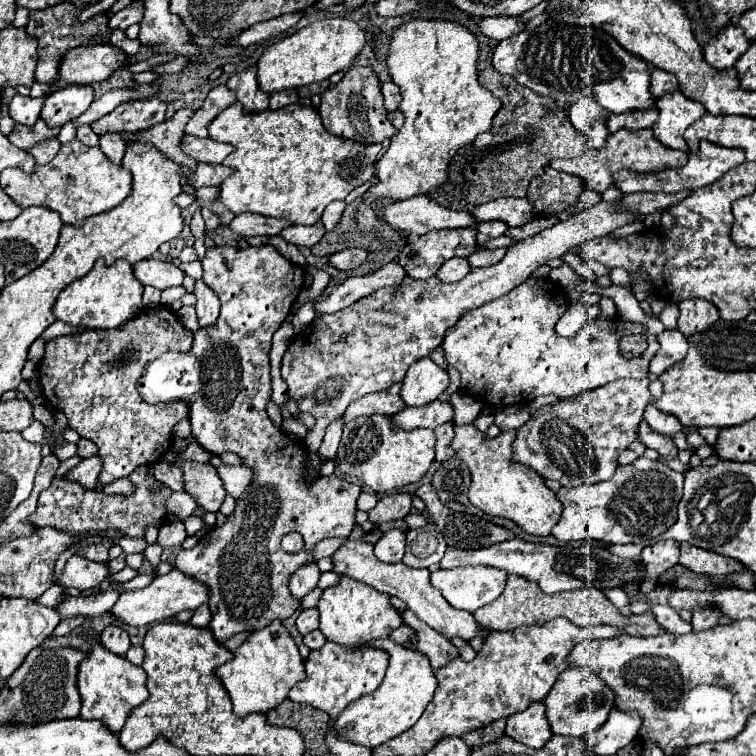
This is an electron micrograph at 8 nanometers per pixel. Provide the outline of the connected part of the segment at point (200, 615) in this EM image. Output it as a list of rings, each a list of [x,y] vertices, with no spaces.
[[[202,604],[202,606],[198,606],[198,608],[194,610],[194,616],[192,616],[190,624],[192,624],[192,626],[196,626],[196,628],[206,628],[206,626],[208,626],[208,622],[210,622],[210,618],[212,618],[212,614],[210,614],[208,606],[206,606],[206,604]]]

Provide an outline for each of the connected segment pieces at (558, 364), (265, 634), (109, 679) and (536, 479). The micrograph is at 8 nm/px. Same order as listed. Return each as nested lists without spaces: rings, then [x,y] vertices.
[[[528,278],[512,292],[488,302],[480,308],[468,310],[460,316],[454,328],[444,336],[444,354],[446,362],[454,366],[462,376],[462,388],[472,390],[484,402],[492,406],[512,406],[530,402],[538,396],[554,394],[558,398],[578,396],[586,390],[594,390],[606,386],[608,382],[620,378],[644,378],[648,376],[648,362],[658,350],[658,342],[654,336],[646,332],[646,326],[638,322],[626,322],[620,318],[602,318],[590,320],[582,330],[576,332],[574,338],[562,338],[554,334],[554,324],[569,307],[569,299],[560,289],[552,284],[552,280],[536,280]]]
[[[274,620],[266,628],[252,632],[238,648],[234,648],[232,660],[216,668],[214,674],[228,690],[228,696],[234,704],[234,714],[246,716],[254,712],[268,712],[286,700],[288,690],[304,678],[304,660],[298,654],[288,630],[280,620]]]
[[[96,642],[92,646],[92,652],[86,656],[86,660],[80,662],[78,690],[82,696],[80,718],[82,720],[100,720],[114,734],[118,734],[122,730],[132,708],[144,704],[148,698],[144,670],[140,666],[130,664],[126,658],[104,650],[100,646],[100,642]]]
[[[474,422],[464,426],[454,426],[452,448],[456,450],[456,456],[464,464],[468,464],[472,474],[468,500],[490,516],[500,516],[516,522],[528,534],[548,536],[552,526],[560,520],[562,506],[556,494],[544,484],[544,480],[534,470],[528,470],[528,466],[512,466],[510,456],[512,456],[514,438],[516,438],[516,430],[504,432],[488,440],[480,430],[476,430]]]

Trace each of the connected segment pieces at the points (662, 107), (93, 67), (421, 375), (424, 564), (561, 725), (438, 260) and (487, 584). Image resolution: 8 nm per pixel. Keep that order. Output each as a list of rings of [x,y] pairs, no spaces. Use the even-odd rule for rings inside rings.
[[[680,90],[658,98],[656,108],[658,120],[652,126],[654,136],[668,148],[688,150],[682,134],[692,122],[696,122],[706,112],[706,108],[700,102],[686,98]]]
[[[90,44],[72,48],[60,58],[60,76],[52,90],[60,90],[68,84],[96,84],[104,82],[112,72],[126,66],[126,56],[110,44]]]
[[[422,358],[408,370],[402,382],[402,400],[406,406],[426,406],[434,402],[448,386],[448,374],[430,358]]]
[[[434,524],[406,530],[406,554],[402,562],[412,568],[428,568],[446,552],[446,540]]]
[[[572,666],[558,676],[556,684],[544,698],[544,706],[552,734],[584,738],[584,734],[596,730],[602,726],[602,722],[606,722],[610,710],[614,708],[614,692],[590,668]]]
[[[456,228],[456,230],[434,230],[424,236],[410,240],[398,254],[398,264],[406,270],[410,278],[430,278],[438,272],[438,268],[456,256],[468,258],[476,246],[476,228]]]
[[[490,566],[440,568],[430,574],[430,584],[442,592],[450,606],[474,612],[502,594],[506,586],[506,572]]]

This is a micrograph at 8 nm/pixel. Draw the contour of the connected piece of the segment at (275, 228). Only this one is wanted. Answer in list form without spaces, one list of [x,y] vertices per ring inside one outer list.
[[[240,214],[230,222],[230,228],[242,236],[272,236],[280,234],[288,226],[292,226],[288,220],[264,218],[260,214]]]

